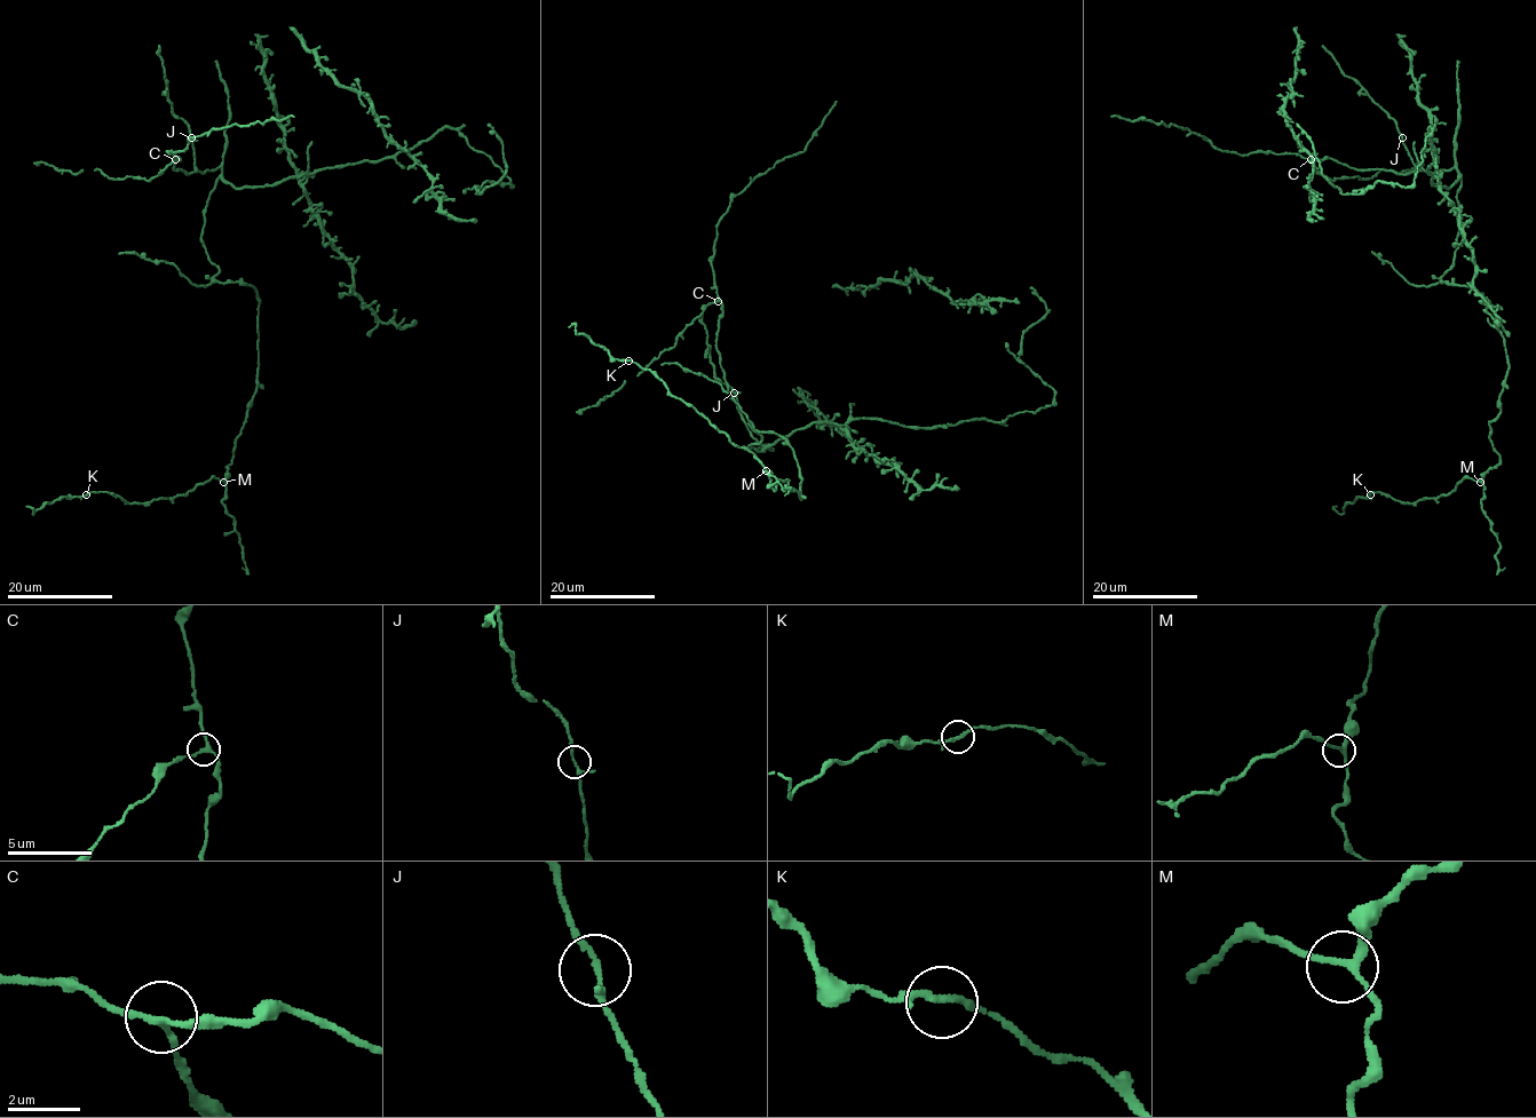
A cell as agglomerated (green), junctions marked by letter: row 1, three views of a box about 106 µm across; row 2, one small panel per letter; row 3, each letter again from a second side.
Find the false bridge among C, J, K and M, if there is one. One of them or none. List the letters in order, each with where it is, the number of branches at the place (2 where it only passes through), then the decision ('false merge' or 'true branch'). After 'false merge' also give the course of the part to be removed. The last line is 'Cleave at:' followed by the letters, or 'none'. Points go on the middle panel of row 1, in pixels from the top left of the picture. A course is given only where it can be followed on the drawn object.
C: at (718, 301); 3 branches meet; true branch
J: at (734, 393); 3 branches meet; true branch
K: at (628, 361); 3 branches meet; true branch
M: at (766, 470); 3 branches meet; true branch
Cleave at: none

